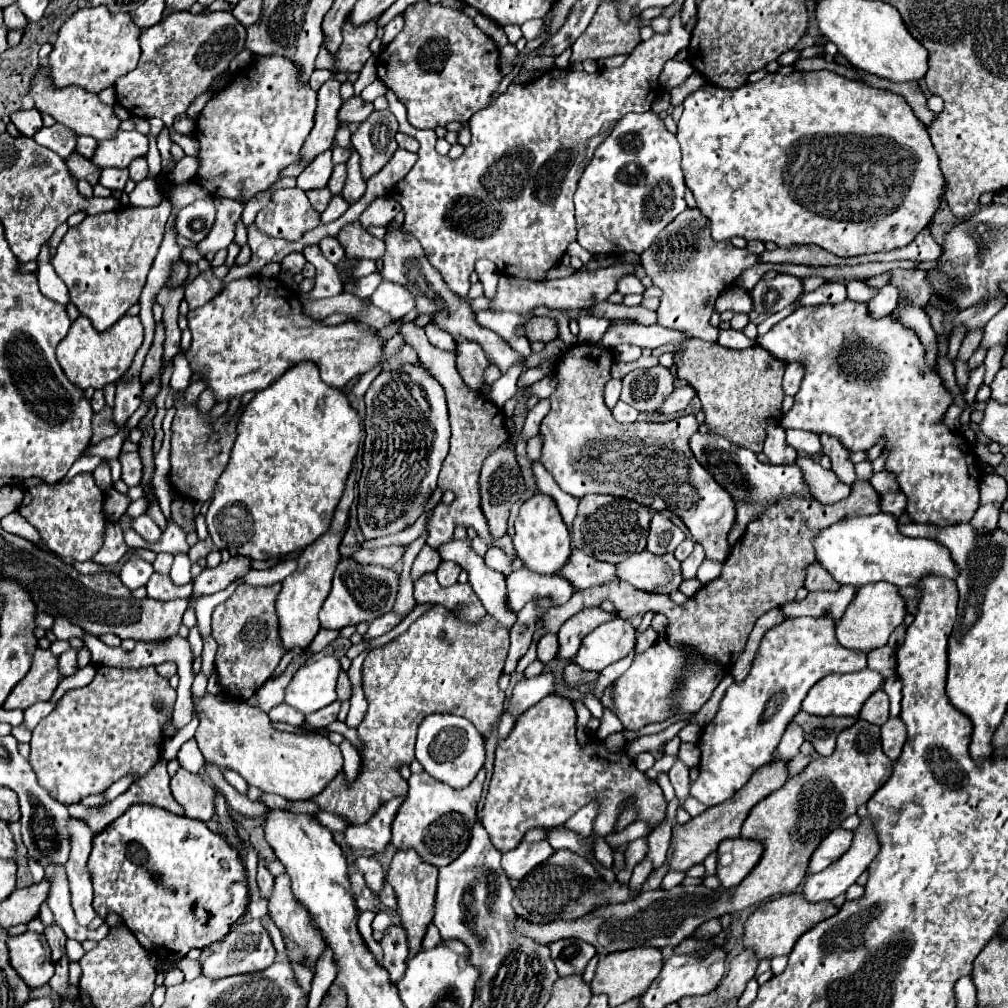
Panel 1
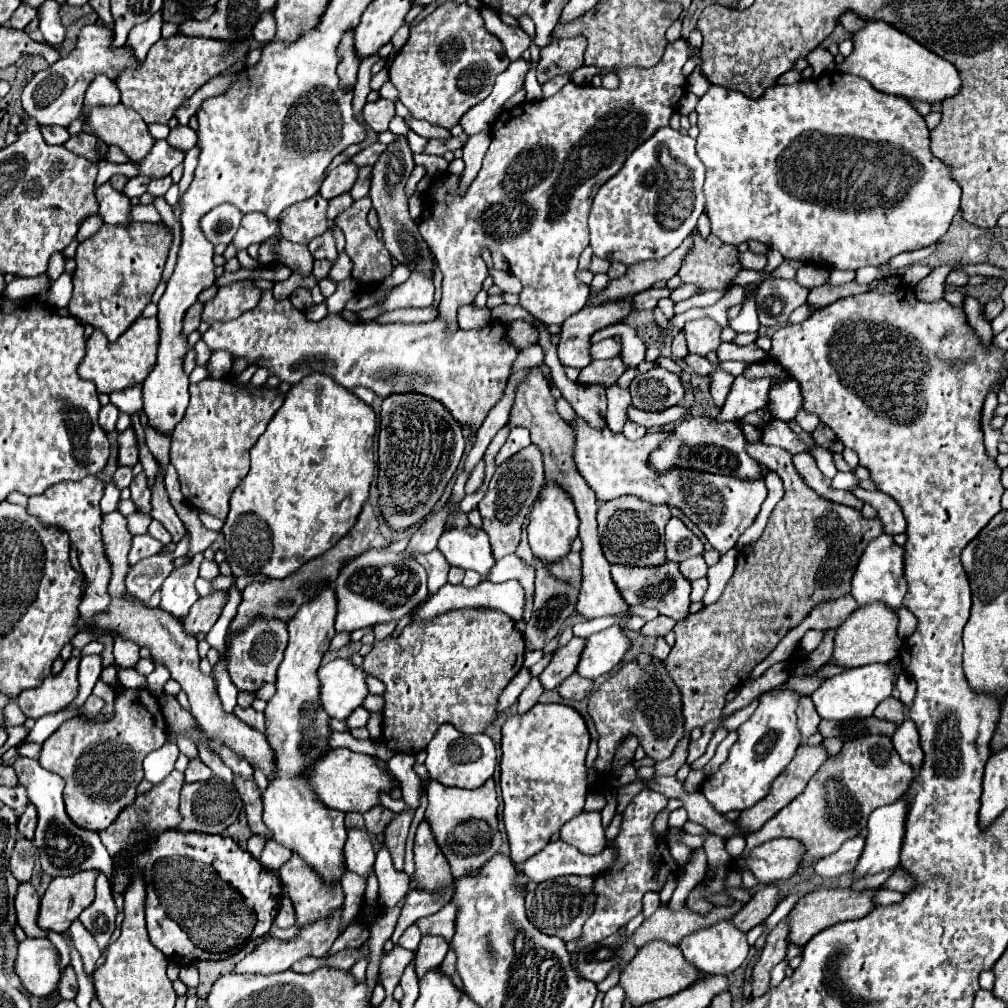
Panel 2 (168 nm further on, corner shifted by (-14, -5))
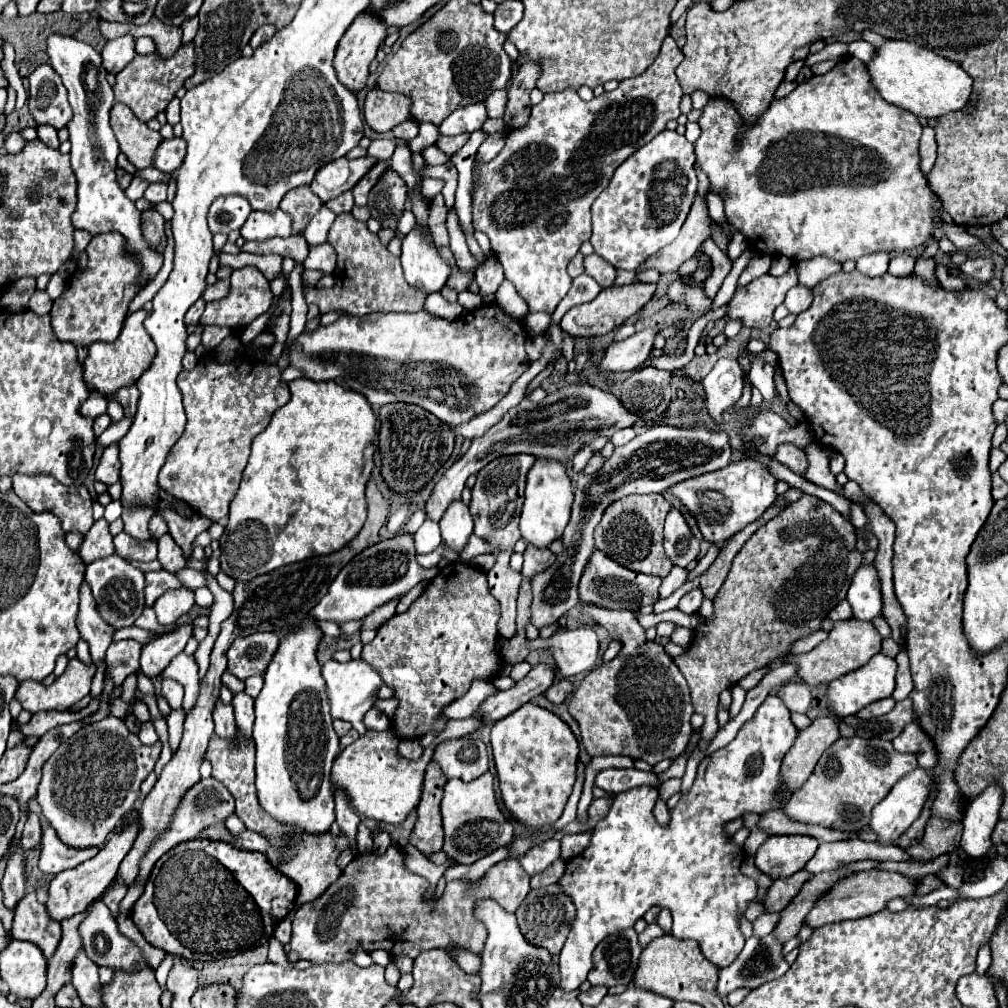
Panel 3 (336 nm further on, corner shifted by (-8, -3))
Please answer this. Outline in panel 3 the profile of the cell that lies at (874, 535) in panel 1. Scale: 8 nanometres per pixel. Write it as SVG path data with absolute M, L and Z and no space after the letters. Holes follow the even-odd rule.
M874 563L858 567L846 599L852 605L856 619L872 621L876 615L882 613L882 591Z

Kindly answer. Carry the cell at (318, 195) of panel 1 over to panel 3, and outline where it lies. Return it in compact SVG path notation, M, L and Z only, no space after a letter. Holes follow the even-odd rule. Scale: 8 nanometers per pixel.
M346 191L346 193L342 193L342 195L338 195L336 199L332 199L332 201L328 201L328 203L324 203L332 213L336 213L336 215L340 215L340 213L346 213L346 211L352 211L352 207L354 207L354 199L352 199L352 191Z

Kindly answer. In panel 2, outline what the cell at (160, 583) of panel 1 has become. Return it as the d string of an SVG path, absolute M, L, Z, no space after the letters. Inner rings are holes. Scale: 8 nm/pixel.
M197 553L192 557L192 563L184 567L176 567L172 571L172 579L166 579L162 583L160 607L176 619L186 617L190 607L200 599L194 589L194 581L198 577L198 565L203 559L203 553Z

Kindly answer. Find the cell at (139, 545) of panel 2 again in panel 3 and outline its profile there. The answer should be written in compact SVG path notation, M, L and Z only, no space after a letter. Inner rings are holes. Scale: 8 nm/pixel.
M128 533L116 535L114 547L116 547L118 555L132 559L132 561L154 561L156 555L158 555L154 541L140 541L140 539L130 537Z

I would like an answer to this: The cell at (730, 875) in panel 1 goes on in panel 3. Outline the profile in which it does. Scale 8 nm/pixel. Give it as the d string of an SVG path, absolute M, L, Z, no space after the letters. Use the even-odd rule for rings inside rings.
M774 835L756 851L756 867L772 877L782 879L800 871L816 853L818 841L806 835Z

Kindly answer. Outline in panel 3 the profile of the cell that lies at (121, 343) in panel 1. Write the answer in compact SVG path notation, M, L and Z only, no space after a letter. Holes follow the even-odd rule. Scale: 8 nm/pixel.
M144 309L128 315L122 333L118 335L116 341L112 343L96 341L88 347L88 357L84 361L84 381L102 395L114 395L120 387L134 385L138 375L142 375L142 371L150 365L150 359L154 357L154 343L142 325L146 317L148 313Z

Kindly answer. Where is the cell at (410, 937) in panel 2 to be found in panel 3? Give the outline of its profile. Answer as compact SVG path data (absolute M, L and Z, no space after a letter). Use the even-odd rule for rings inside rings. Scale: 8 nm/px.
M407 844L404 849L404 863L406 867L420 875L425 877L429 881L429 888L426 893L426 899L428 899L435 891L439 879L443 876L447 869L446 864L436 865L429 861L424 854L410 844Z

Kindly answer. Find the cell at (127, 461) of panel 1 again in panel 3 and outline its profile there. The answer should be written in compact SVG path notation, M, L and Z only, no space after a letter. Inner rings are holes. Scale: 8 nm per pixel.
M130 505L122 511L122 521L124 521L124 531L136 539L152 539L148 531L148 521L154 515L154 509L142 507L142 505Z

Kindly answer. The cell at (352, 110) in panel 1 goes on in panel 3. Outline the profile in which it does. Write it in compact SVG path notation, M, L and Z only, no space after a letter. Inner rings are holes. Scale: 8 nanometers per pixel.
M372 89L364 101L364 119L378 133L390 131L394 125L410 119L408 107L410 99L404 95Z

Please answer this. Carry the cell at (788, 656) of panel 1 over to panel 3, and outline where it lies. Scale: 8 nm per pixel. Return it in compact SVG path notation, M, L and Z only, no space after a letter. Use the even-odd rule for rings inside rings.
M768 695L752 719L742 725L736 739L706 759L704 777L696 777L686 799L680 799L680 803L670 811L670 827L660 827L652 813L658 799L658 789L634 787L614 797L616 801L612 803L610 813L594 829L590 847L566 863L566 873L558 881L576 905L576 919L560 951L560 983L564 991L576 991L586 981L586 975L592 969L592 951L606 935L632 927L652 905L668 907L674 917L672 935L676 939L698 941L702 955L718 969L728 967L740 955L744 947L744 935L738 929L738 915L742 915L748 901L756 897L756 883L740 875L740 863L747 856L744 855L743 847L734 845L732 839L724 835L722 827L726 821L732 821L748 811L760 815L764 811L782 807L784 799L776 801L776 789L780 785L778 771L796 737L798 729L794 727L786 705L778 695Z

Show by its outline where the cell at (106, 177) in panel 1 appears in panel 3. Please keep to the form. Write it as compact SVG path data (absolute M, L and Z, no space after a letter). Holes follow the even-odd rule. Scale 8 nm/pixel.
M134 177L132 183L130 183L130 187L126 189L126 197L130 197L132 201L136 201L136 199L140 199L144 195L146 187L148 187L148 181L144 181L140 177Z

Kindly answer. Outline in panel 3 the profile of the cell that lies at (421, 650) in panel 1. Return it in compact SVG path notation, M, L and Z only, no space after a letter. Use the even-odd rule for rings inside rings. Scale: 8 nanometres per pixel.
M450 563L446 573L440 571L440 575L430 581L428 589L418 597L412 607L402 613L394 615L390 621L386 621L372 643L364 645L362 649L362 661L372 665L382 681L394 689L394 697L398 699L398 709L392 717L392 731L394 735L402 739L420 739L426 733L440 735L446 727L448 717L442 713L444 707L448 707L452 701L466 695L474 679L490 681L498 677L498 673L504 669L504 659L500 657L498 649L498 619L500 619L500 603L494 599L494 595L488 589L486 573L482 569L470 567L466 563Z

